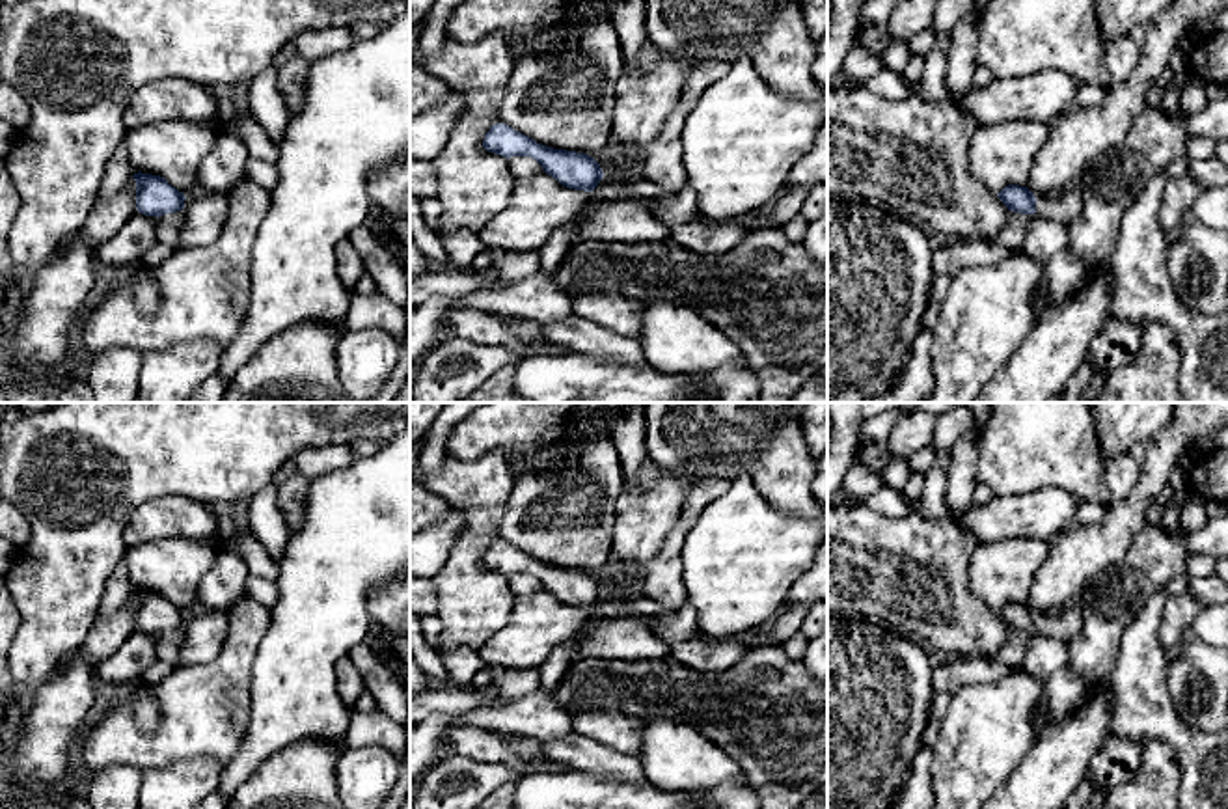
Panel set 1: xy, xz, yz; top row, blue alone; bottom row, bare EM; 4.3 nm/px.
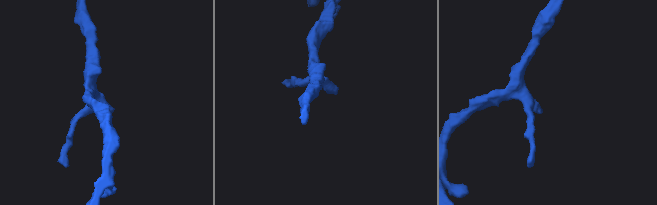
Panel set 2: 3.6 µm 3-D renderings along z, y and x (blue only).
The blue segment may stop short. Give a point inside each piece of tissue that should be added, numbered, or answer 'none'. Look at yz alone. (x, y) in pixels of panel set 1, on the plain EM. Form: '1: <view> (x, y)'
1: yz (1066, 623)

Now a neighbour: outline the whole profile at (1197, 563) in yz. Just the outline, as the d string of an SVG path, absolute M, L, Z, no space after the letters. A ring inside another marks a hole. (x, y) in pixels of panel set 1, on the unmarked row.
M1189 554L1187 574L1189 576L1211 576L1215 574L1217 559L1208 554Z

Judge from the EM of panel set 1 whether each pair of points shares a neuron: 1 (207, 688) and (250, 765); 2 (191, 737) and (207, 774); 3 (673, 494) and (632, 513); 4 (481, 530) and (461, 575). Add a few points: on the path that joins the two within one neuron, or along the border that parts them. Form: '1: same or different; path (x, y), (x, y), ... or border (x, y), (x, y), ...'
1: different; border (250, 703), (246, 735), (235, 755), (222, 768)
2: different; border (157, 767), (198, 757), (213, 757), (222, 767)
3: same; path (664, 494), (641, 513)
4: same; path (472, 541), (464, 563)

